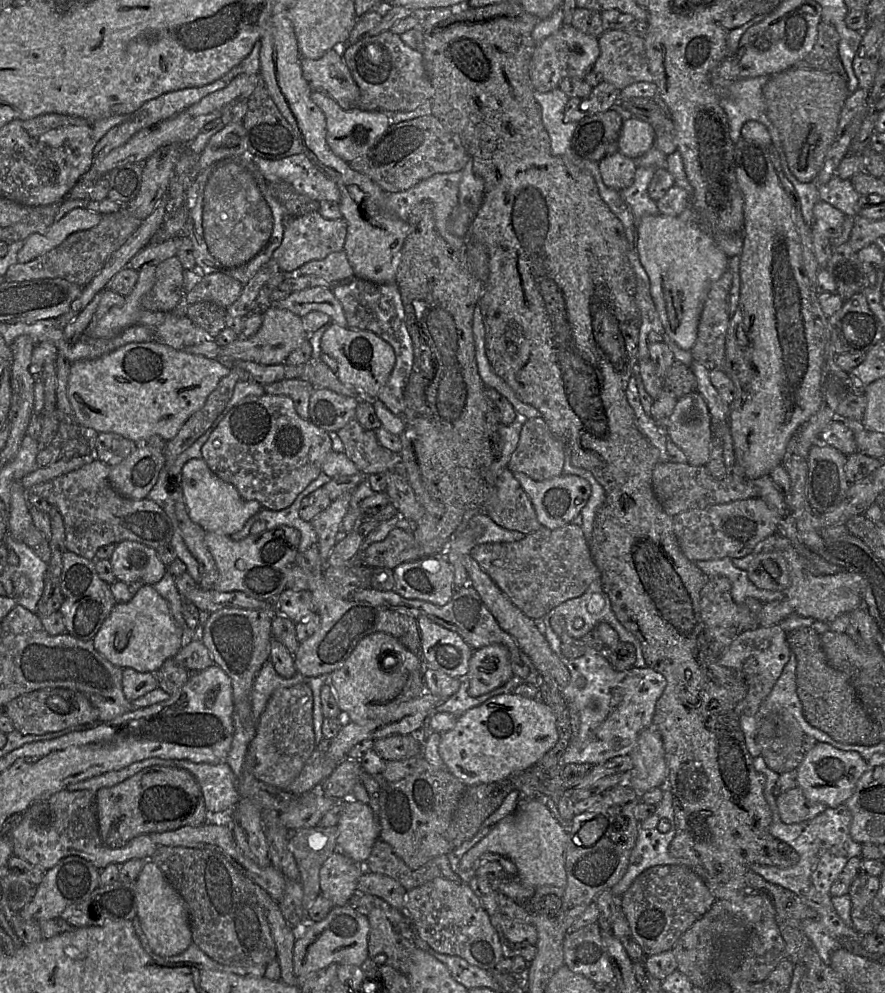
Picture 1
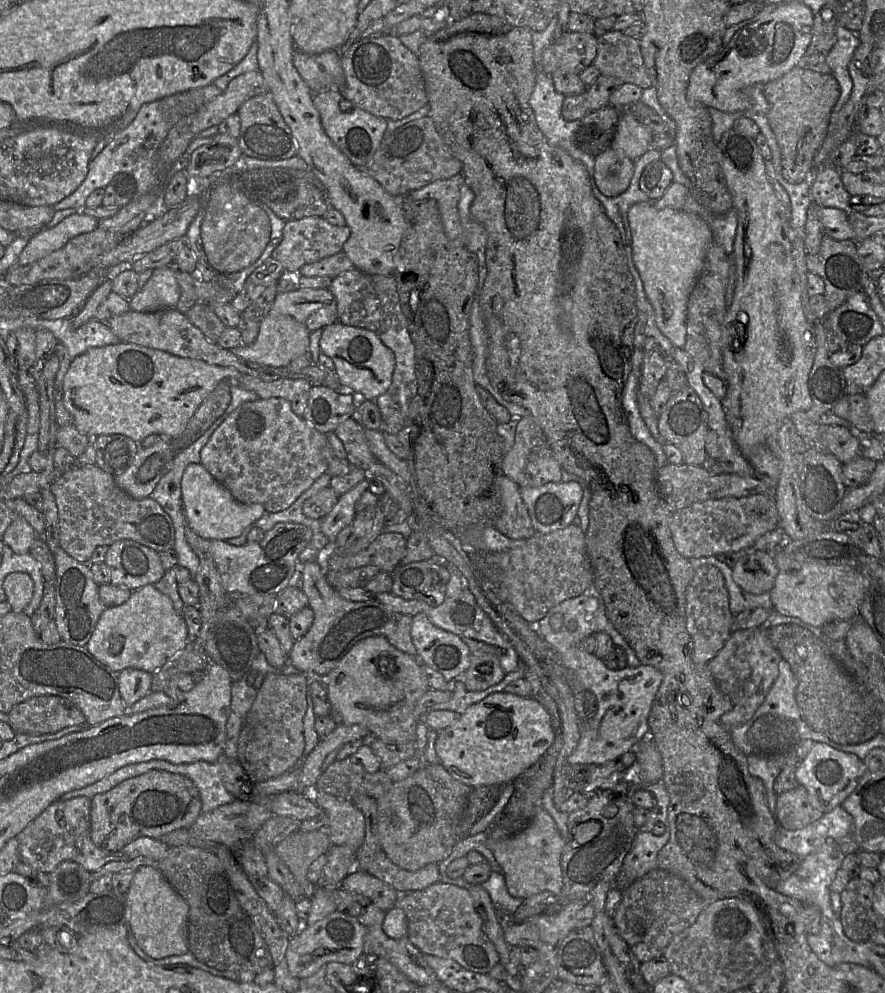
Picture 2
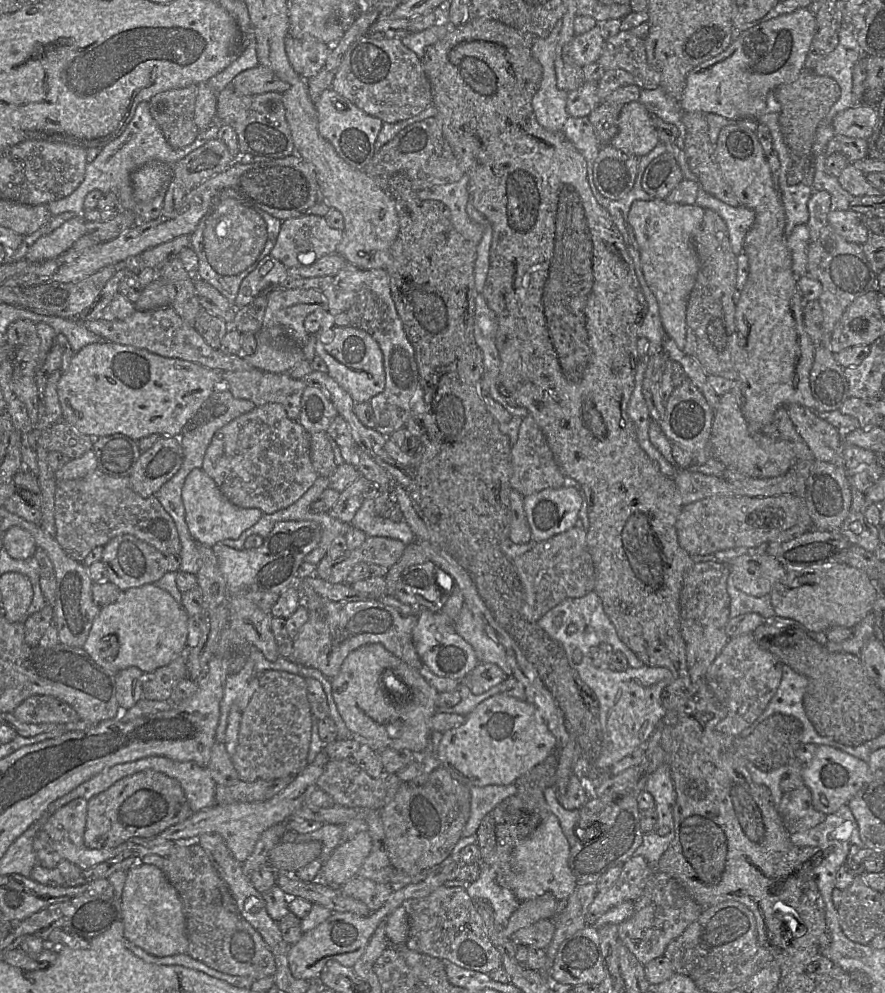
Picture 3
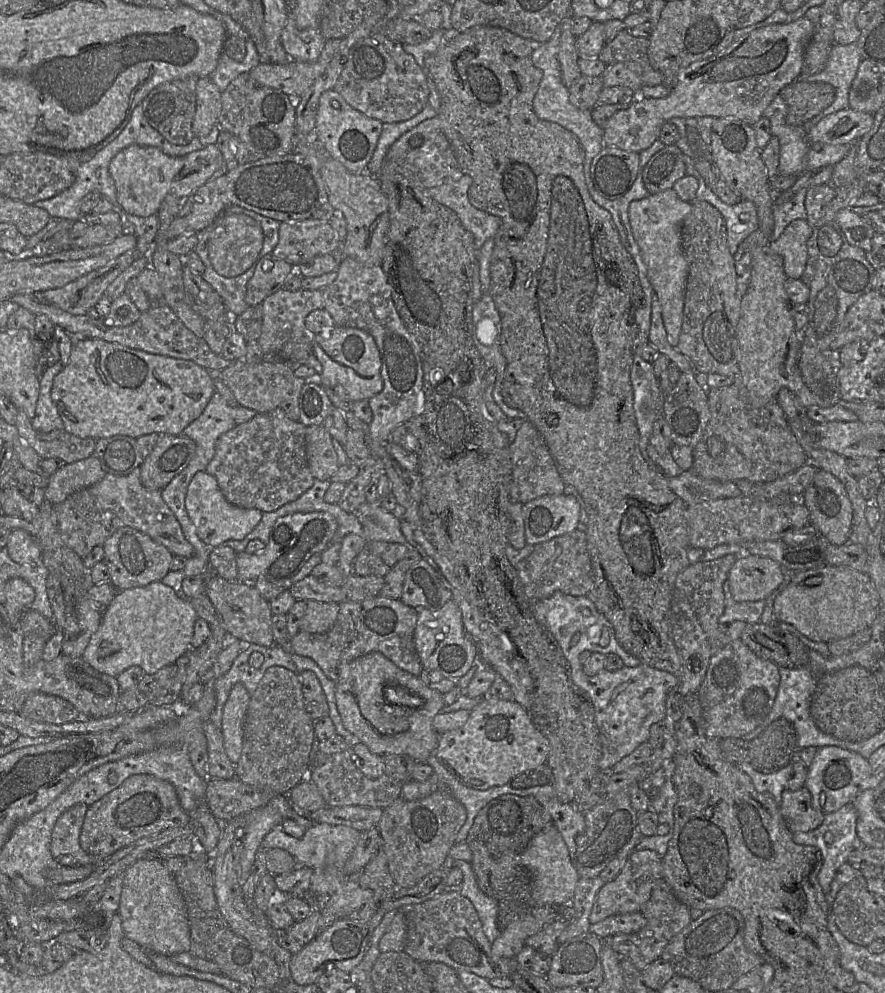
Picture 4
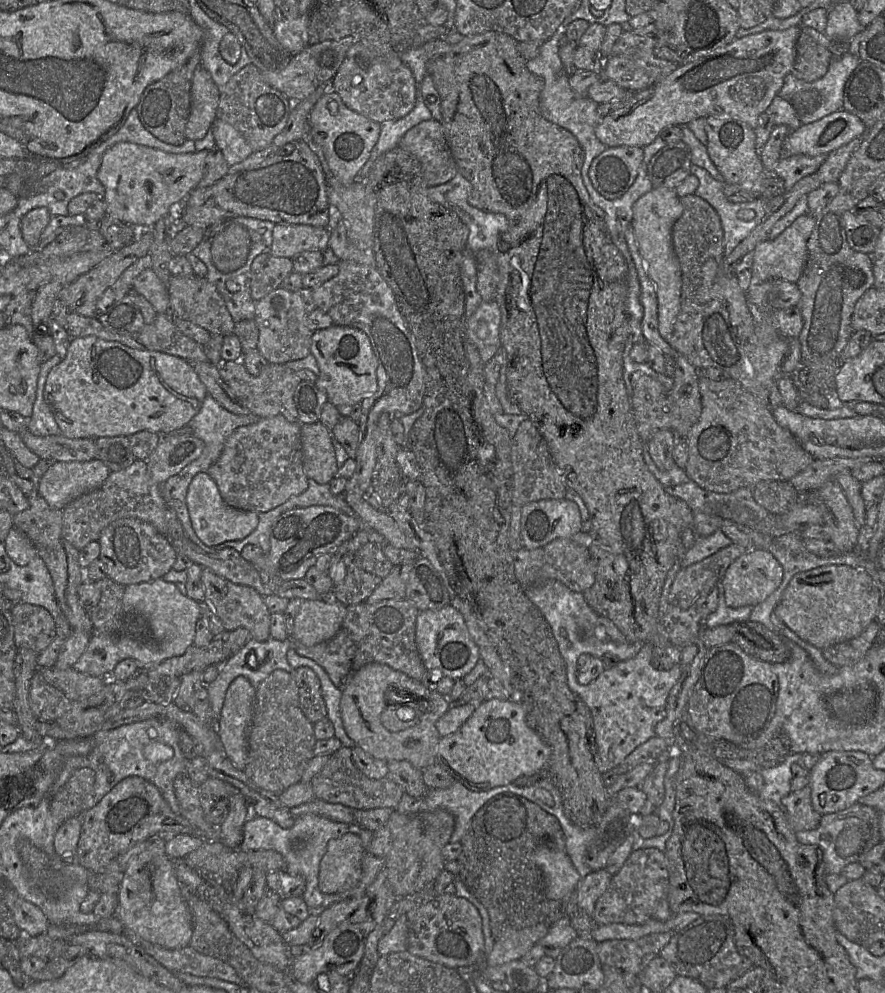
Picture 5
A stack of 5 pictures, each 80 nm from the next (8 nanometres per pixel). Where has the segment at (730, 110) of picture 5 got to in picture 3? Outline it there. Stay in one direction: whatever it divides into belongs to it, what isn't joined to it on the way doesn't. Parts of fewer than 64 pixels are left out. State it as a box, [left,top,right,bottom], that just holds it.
[610,8,816,158]

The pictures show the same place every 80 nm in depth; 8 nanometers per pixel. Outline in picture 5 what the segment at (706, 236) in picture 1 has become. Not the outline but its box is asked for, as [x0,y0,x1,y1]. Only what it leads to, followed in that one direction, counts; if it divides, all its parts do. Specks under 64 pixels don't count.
[631,188,683,341]

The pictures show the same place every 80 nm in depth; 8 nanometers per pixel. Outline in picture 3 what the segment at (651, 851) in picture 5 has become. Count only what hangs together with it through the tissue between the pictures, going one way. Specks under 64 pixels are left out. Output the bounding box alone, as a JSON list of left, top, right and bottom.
[585,856,654,925]

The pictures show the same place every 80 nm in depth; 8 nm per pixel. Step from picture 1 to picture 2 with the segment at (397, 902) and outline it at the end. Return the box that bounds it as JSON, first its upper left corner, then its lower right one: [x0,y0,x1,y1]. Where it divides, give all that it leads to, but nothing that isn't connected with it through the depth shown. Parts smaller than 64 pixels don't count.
[341,867,401,912]

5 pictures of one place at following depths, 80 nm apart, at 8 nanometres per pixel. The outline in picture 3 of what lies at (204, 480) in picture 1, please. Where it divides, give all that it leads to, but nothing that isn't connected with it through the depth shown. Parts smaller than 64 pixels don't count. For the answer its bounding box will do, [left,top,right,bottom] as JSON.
[182,468,263,548]

